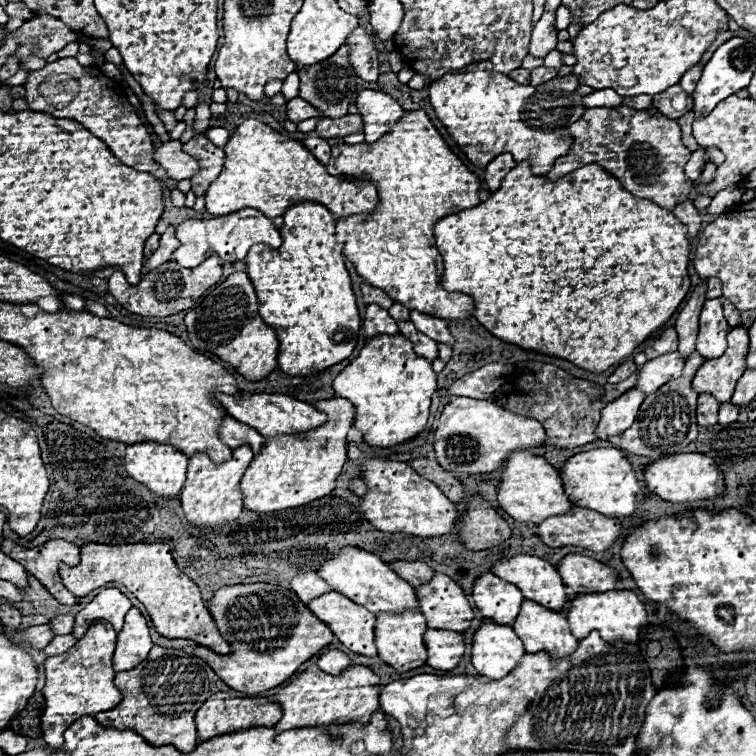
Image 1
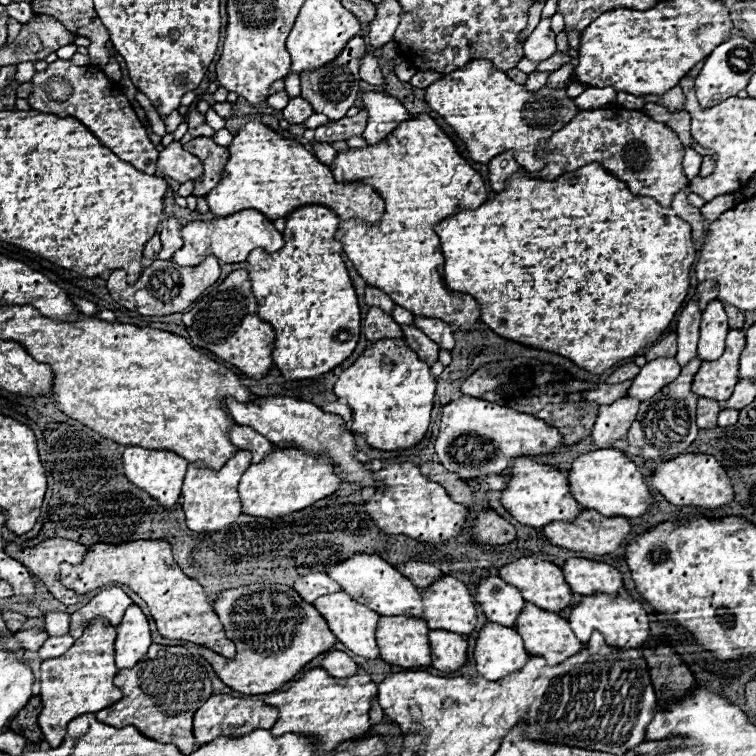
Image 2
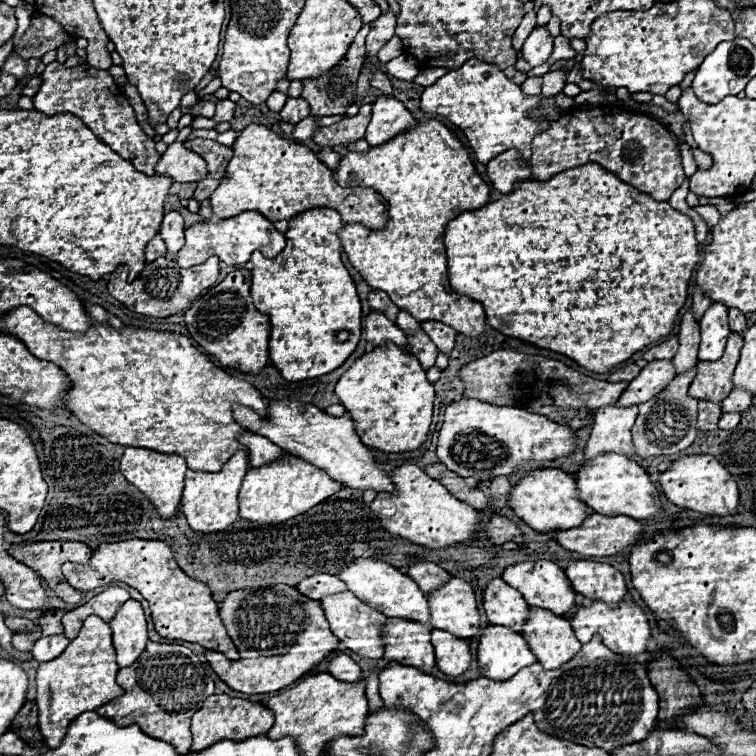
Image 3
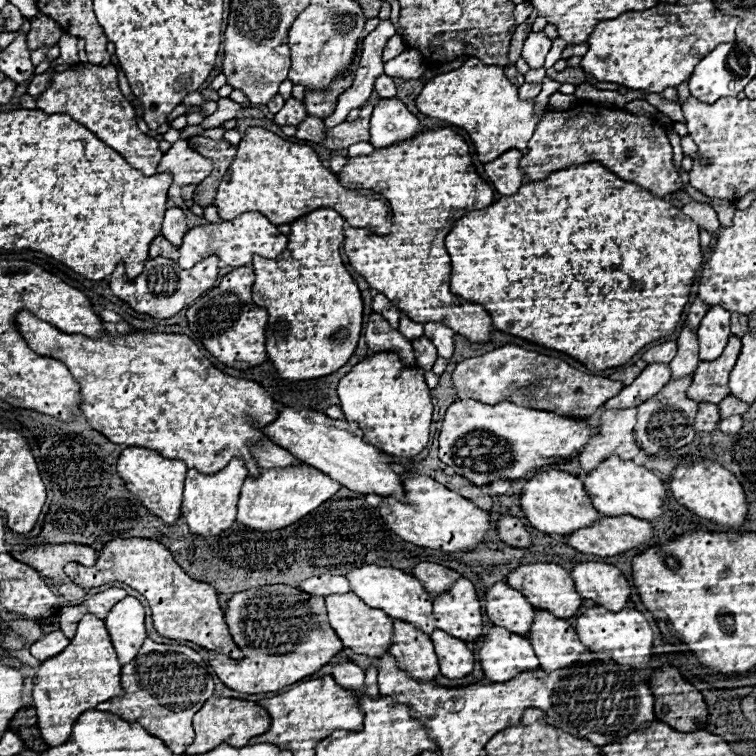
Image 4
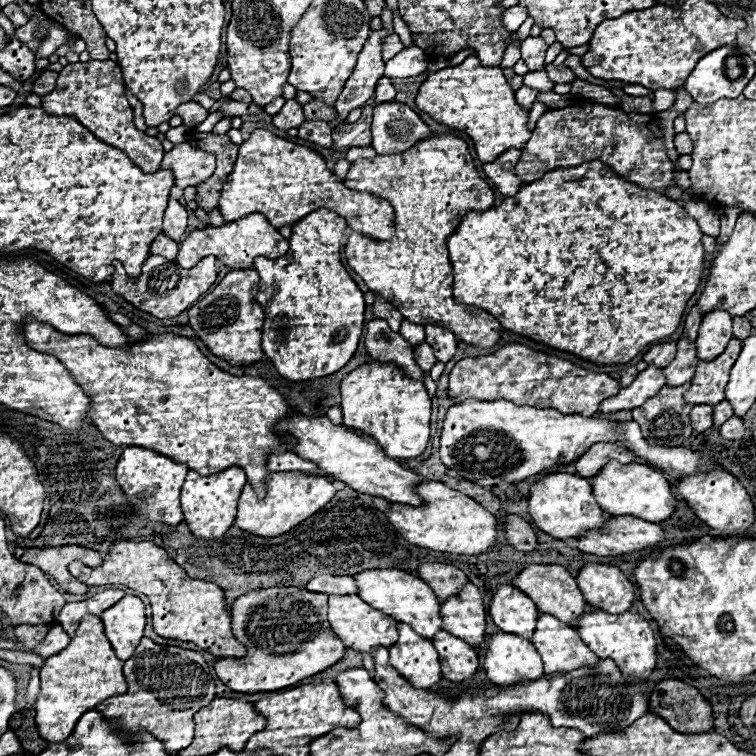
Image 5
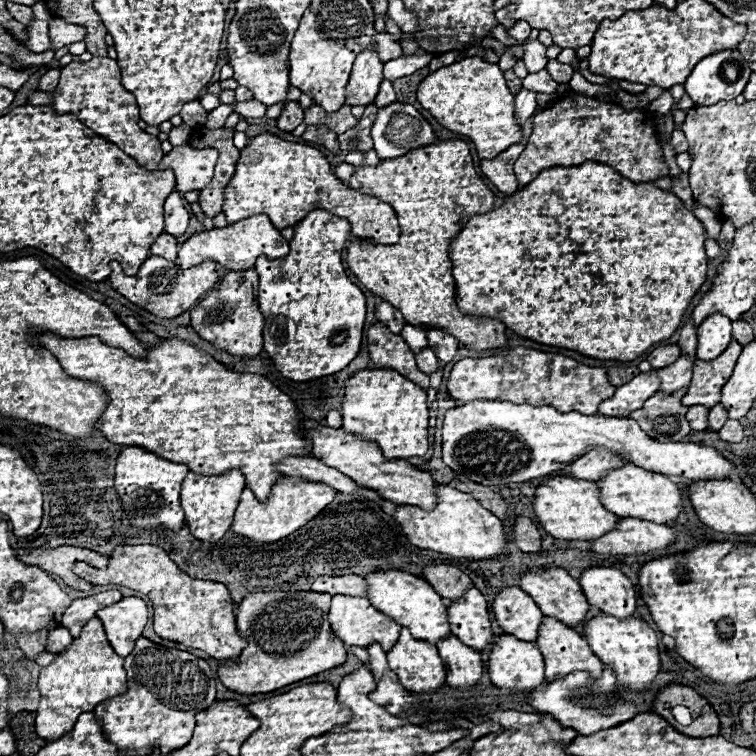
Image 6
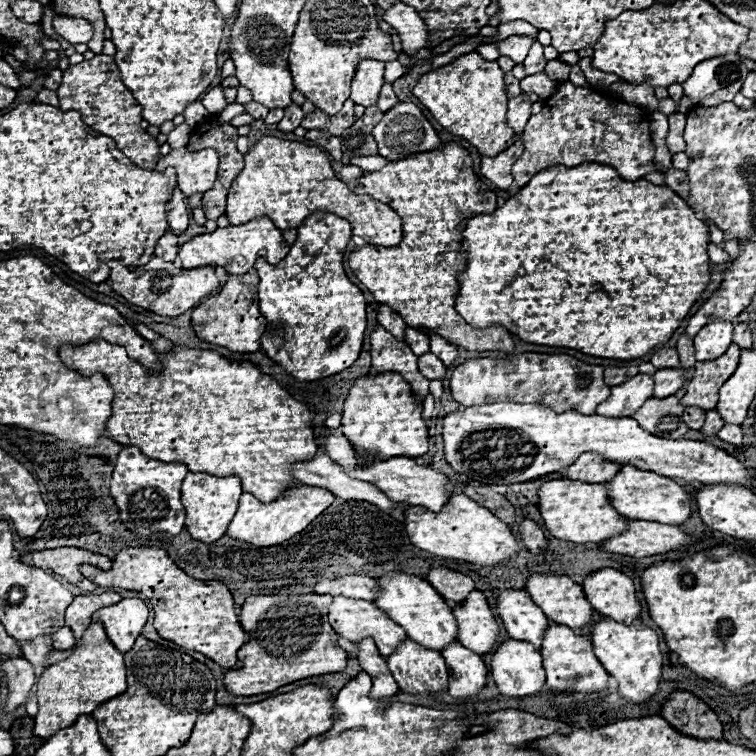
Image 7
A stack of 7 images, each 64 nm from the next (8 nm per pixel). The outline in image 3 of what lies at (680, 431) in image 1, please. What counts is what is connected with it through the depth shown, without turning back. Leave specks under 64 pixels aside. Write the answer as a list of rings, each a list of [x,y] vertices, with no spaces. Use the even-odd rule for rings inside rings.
[[[696,366],[690,372],[678,374],[654,400],[640,404],[640,414],[632,428],[632,442],[634,450],[640,458],[654,458],[654,456],[670,456],[684,448],[688,448],[696,438],[696,408],[698,400],[688,396],[688,388],[692,378],[696,376]]]

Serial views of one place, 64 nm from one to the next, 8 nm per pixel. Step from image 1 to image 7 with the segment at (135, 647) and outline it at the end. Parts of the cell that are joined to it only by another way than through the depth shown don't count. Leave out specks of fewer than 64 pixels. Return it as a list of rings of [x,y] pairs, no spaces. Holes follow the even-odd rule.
[[[124,598],[120,604],[100,608],[94,612],[92,622],[100,622],[106,628],[110,642],[124,654],[132,648],[134,640],[140,636],[146,620],[148,620],[148,606],[140,598]]]

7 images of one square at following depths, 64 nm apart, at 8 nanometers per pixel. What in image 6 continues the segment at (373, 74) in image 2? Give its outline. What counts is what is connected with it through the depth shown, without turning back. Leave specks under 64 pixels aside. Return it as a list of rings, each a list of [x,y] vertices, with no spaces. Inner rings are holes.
[[[384,80],[384,82],[380,84],[380,90],[378,90],[378,96],[376,96],[374,104],[376,104],[378,108],[382,108],[382,106],[388,106],[388,104],[392,104],[392,102],[396,102],[396,94],[394,94],[392,82],[390,82],[390,80]]]

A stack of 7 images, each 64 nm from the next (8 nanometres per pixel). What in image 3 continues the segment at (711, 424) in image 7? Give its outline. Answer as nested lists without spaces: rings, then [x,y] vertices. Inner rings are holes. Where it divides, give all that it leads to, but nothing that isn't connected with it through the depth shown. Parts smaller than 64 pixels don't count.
[[[736,388],[732,390],[732,394],[722,402],[722,410],[724,412],[744,412],[752,402],[752,394],[742,390],[742,388]]]

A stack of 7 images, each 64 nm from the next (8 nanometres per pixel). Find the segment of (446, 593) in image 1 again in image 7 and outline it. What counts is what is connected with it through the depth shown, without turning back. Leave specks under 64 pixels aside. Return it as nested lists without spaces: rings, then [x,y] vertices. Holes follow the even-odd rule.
[[[474,590],[466,600],[452,608],[452,614],[458,624],[458,642],[476,654],[486,654],[494,648],[498,640],[498,624],[482,592]]]

